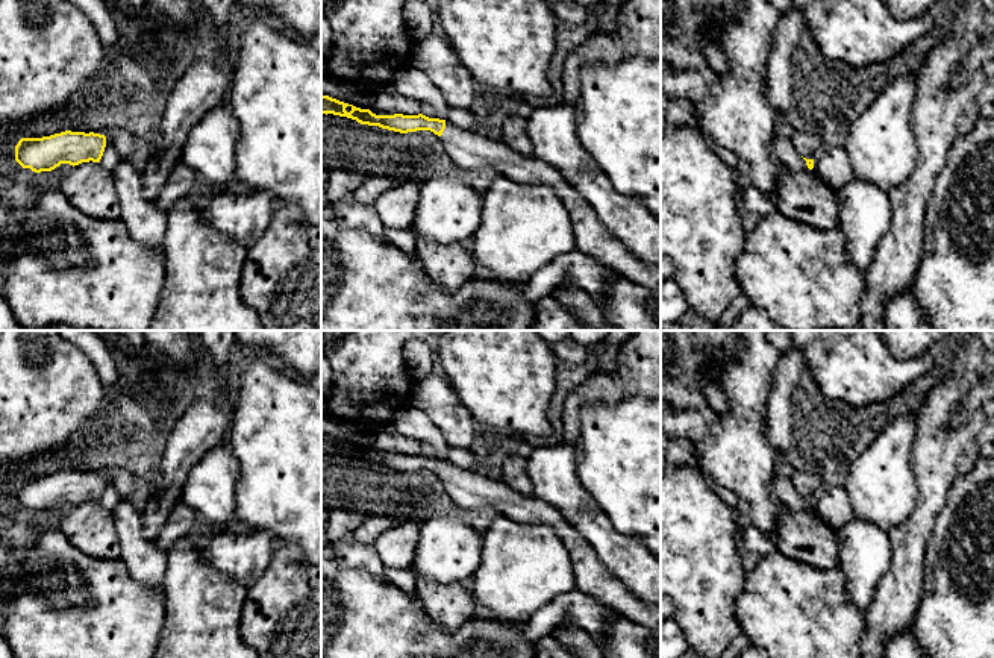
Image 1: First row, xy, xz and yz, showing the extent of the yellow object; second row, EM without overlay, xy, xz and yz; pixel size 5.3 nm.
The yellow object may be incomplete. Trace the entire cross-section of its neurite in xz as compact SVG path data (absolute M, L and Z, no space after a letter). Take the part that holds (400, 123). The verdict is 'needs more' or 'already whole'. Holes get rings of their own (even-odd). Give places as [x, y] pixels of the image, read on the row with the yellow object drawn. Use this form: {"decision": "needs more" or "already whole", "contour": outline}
{"decision": "needs more", "contour": "M321 94L321 114L356 120L361 124L408 133L430 130L442 139L450 159L464 170L494 167L500 174L521 185L549 186L567 208L577 250L611 267L621 277L661 291L661 267L636 259L599 220L588 202L552 165L536 156L524 158L502 141L494 141L473 129L461 129L445 120L418 115L376 115Z"}

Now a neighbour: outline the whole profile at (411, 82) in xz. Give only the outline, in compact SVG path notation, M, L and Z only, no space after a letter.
M412 65L397 71L391 91L411 100L426 102L436 111L439 120L447 118L450 108L442 94L426 73Z

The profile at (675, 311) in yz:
M667 279L661 287L661 326L679 331L689 320L689 306L680 285Z

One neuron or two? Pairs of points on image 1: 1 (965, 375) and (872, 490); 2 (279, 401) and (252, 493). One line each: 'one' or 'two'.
1: two
2: one

